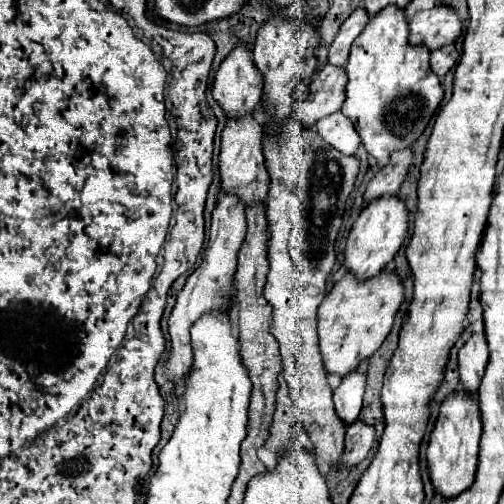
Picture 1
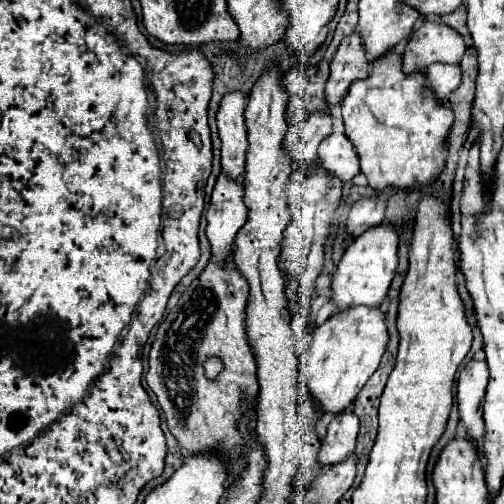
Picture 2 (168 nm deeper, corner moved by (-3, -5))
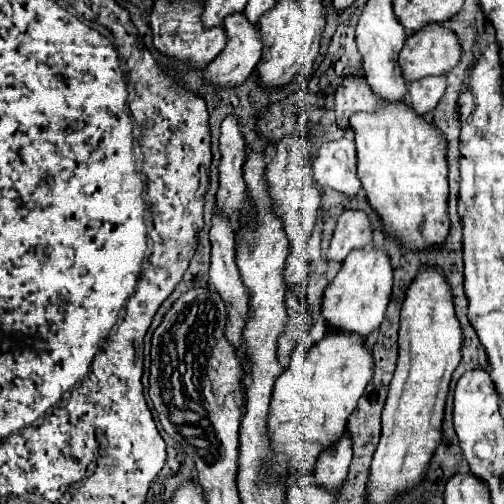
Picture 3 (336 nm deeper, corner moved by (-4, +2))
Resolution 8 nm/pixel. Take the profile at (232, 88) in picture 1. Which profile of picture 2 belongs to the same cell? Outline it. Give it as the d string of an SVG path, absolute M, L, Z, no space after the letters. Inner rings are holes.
M232 91L222 97L218 109L218 131L222 139L222 171L230 177L238 177L246 167L248 129L246 129L246 95Z

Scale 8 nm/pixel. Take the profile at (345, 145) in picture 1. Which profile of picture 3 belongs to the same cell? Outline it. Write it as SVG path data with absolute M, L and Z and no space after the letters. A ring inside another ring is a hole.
M341 138L323 144L313 160L313 178L319 186L337 190L351 200L357 198L361 182L357 178L355 142L351 138Z

